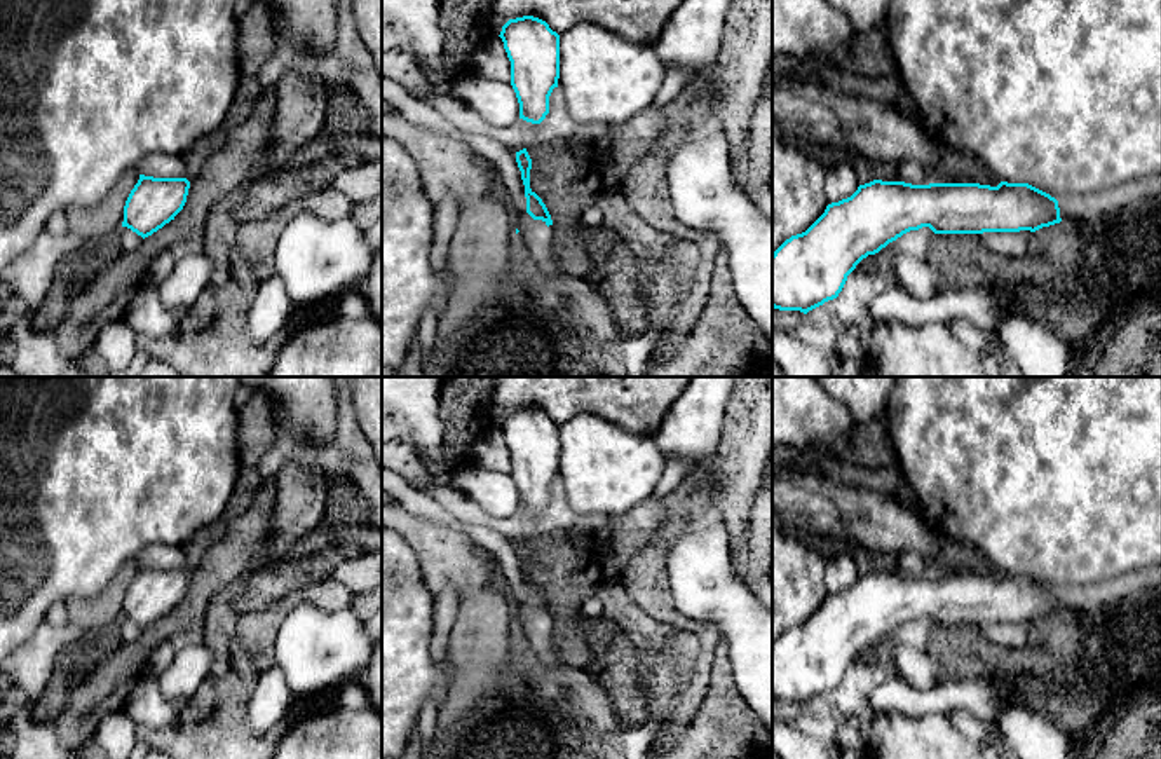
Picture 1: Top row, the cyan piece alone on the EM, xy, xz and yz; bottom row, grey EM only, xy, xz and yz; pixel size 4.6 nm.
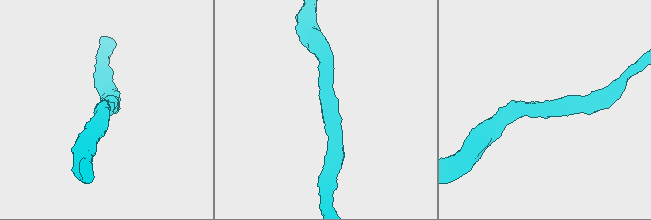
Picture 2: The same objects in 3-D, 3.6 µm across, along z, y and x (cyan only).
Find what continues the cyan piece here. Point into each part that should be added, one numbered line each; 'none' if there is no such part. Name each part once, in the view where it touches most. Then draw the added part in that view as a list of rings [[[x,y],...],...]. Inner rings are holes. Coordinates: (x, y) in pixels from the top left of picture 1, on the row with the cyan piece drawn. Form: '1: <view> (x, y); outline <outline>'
none

